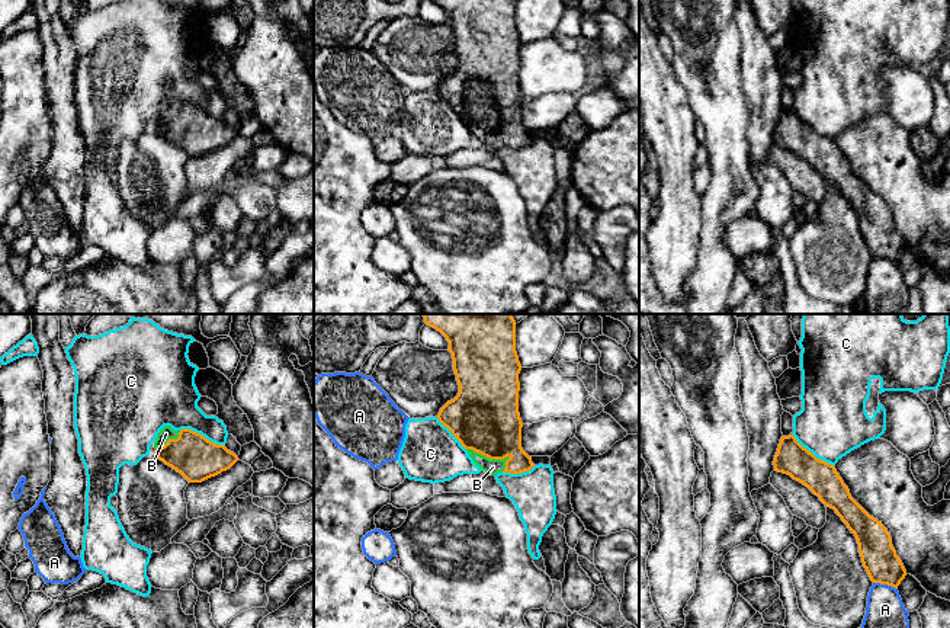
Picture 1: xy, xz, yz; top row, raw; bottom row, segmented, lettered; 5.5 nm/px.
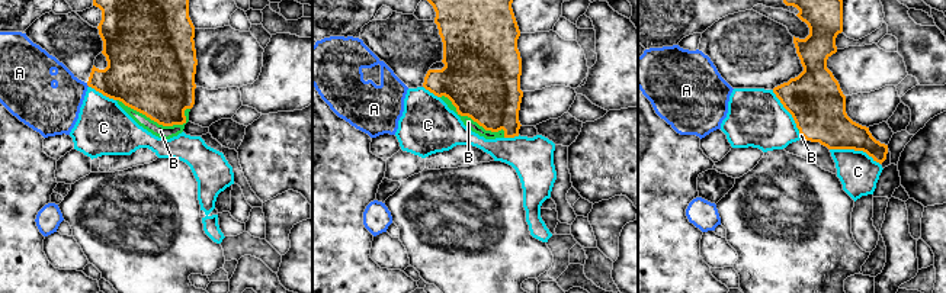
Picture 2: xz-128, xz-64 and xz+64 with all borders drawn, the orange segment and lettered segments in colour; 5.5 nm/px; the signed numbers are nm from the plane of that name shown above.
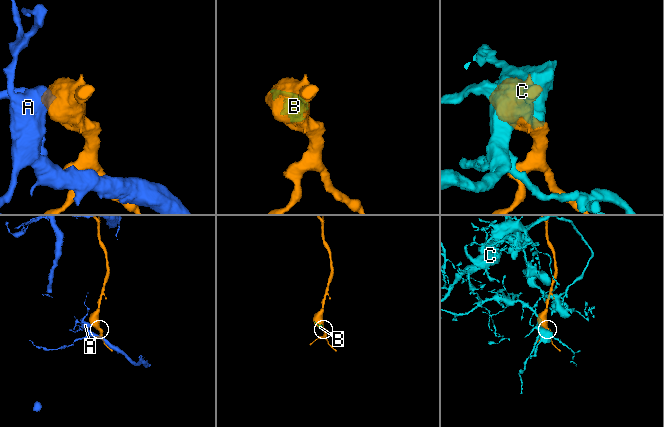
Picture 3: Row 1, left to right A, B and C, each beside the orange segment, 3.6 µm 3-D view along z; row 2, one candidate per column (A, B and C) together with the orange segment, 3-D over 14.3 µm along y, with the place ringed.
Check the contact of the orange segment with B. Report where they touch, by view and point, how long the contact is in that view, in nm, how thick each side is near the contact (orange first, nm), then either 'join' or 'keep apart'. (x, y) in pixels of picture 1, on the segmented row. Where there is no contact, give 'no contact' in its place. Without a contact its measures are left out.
contact xz (488, 457); length 260 nm; calibres 380 and 90 nm; join

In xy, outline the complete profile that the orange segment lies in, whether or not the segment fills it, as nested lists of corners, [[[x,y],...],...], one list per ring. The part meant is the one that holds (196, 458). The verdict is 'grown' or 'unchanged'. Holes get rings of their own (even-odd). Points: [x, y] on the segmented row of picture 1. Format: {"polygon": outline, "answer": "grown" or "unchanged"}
{"polygon": [[[164,426],[154,442],[154,455],[189,483],[202,483],[230,470],[238,456],[190,429]]], "answer": "grown"}

